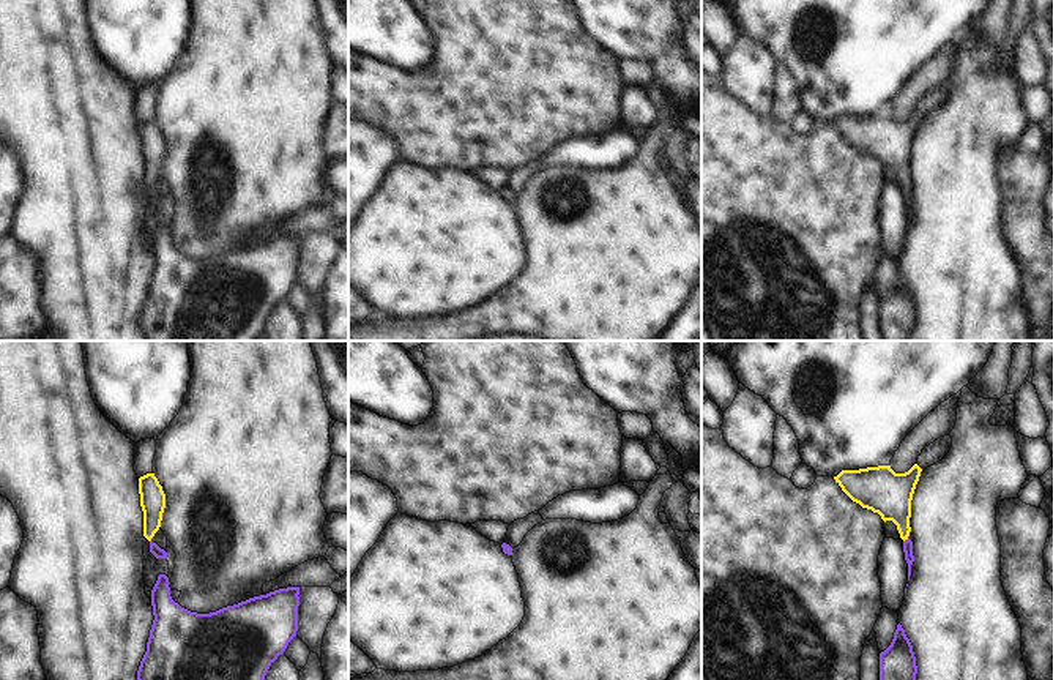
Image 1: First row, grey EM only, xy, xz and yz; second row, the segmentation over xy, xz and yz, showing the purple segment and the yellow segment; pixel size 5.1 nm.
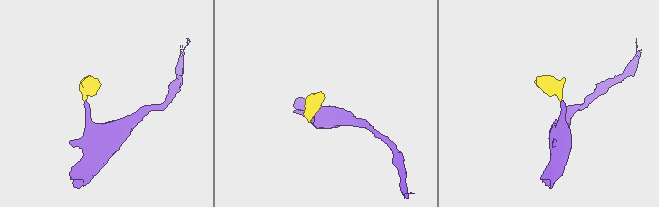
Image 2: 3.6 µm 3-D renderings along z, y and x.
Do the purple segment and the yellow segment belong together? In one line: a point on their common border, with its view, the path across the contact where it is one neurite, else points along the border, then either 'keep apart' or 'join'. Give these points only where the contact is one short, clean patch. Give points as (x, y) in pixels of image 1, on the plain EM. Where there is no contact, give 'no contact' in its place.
meets purple in yz at (905, 186); runs through yz (907, 191), (905, 186), (899, 156), (889, 141); join

